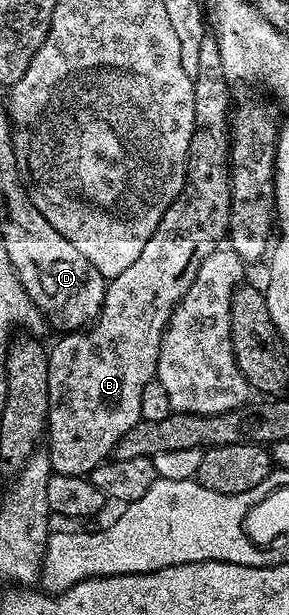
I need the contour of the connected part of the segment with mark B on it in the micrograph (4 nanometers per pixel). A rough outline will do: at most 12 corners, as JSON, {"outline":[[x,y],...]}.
{"outline":[[200,40],[186,183],[47,360],[55,474],[137,422],[172,312],[230,229],[232,101]]}

